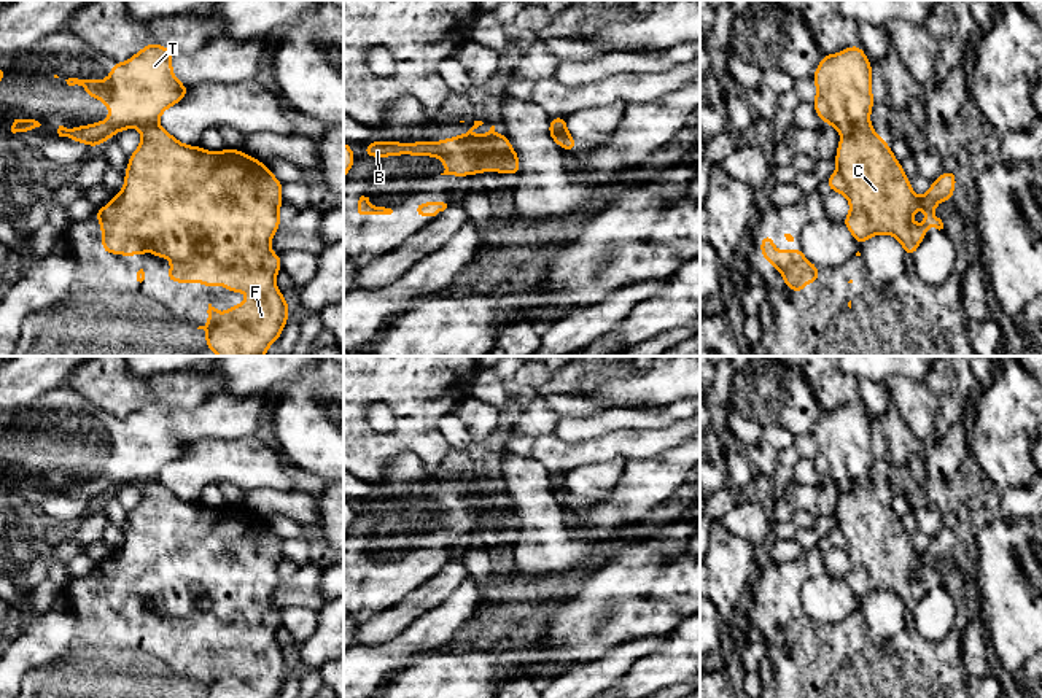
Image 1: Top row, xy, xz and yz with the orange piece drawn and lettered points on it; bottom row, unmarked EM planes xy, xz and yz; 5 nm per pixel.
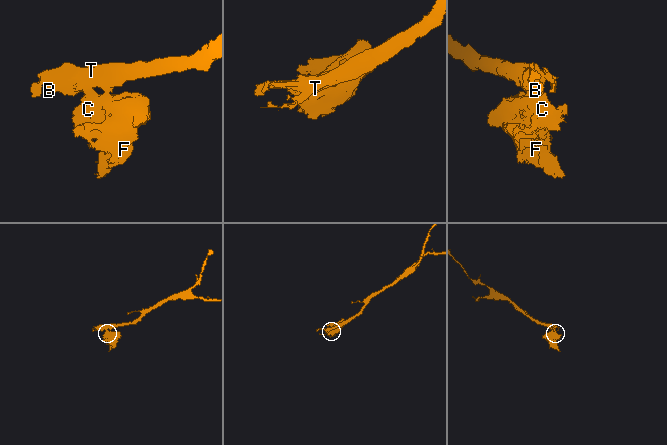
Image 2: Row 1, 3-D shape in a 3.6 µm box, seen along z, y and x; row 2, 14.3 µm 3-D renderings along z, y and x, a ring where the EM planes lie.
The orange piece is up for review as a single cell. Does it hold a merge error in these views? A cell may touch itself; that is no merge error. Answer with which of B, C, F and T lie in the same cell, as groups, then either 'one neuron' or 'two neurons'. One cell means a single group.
B T / C F | two neurons

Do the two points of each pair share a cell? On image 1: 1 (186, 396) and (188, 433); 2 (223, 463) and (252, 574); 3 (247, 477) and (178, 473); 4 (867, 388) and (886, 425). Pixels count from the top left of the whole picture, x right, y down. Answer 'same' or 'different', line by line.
1: different
2: different
3: same
4: different

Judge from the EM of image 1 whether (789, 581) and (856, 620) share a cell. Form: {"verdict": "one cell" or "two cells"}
{"verdict": "one cell"}

